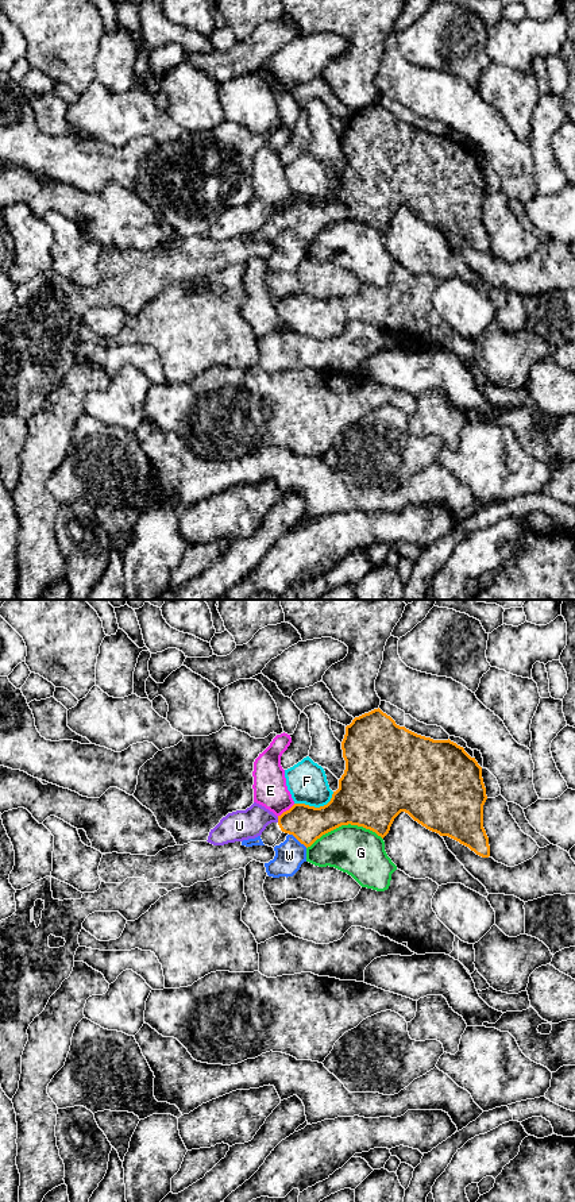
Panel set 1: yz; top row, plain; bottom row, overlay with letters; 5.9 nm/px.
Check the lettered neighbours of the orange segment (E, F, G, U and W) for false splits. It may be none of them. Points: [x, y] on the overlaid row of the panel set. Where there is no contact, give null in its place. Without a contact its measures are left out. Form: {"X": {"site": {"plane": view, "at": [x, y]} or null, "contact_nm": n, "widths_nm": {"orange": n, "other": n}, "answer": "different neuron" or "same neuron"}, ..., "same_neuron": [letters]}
{"E": {"site": {"plane": "yz", "at": [286, 811]}, "contact_nm": 130, "widths_nm": {"orange": 220, "other": 200}, "answer": "different neuron"}, "F": {"site": {"plane": "yz", "at": [316, 808]}, "contact_nm": 260, "widths_nm": {"orange": 280, "other": 240}, "answer": "different neuron"}, "G": {"site": {"plane": "yz", "at": [344, 824]}, "contact_nm": 460, "widths_nm": {"orange": 400, "other": 280}, "answer": "different neuron"}, "U": {"site": {"plane": "yz", "at": [278, 820]}, "contact_nm": 30, "widths_nm": {"orange": 220, "other": 180}, "answer": "different neuron"}, "W": {"site": {"plane": "yz", "at": [298, 840]}, "contact_nm": 140, "widths_nm": {"orange": 220, "other": 180}, "answer": "same neuron"}, "same_neuron": ["W"]}

